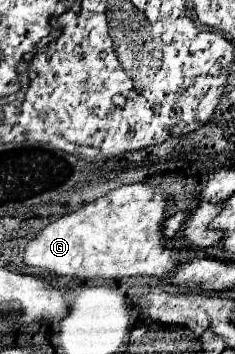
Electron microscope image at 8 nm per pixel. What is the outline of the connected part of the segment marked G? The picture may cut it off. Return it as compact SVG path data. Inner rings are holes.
M128 184L112 190L106 198L98 198L80 210L66 214L46 226L34 240L30 240L24 248L24 264L48 270L58 276L78 276L78 278L124 278L124 276L170 276L176 268L176 262L184 262L182 258L174 258L172 248L162 240L162 222L164 212L170 206L162 194L154 194L148 184Z

